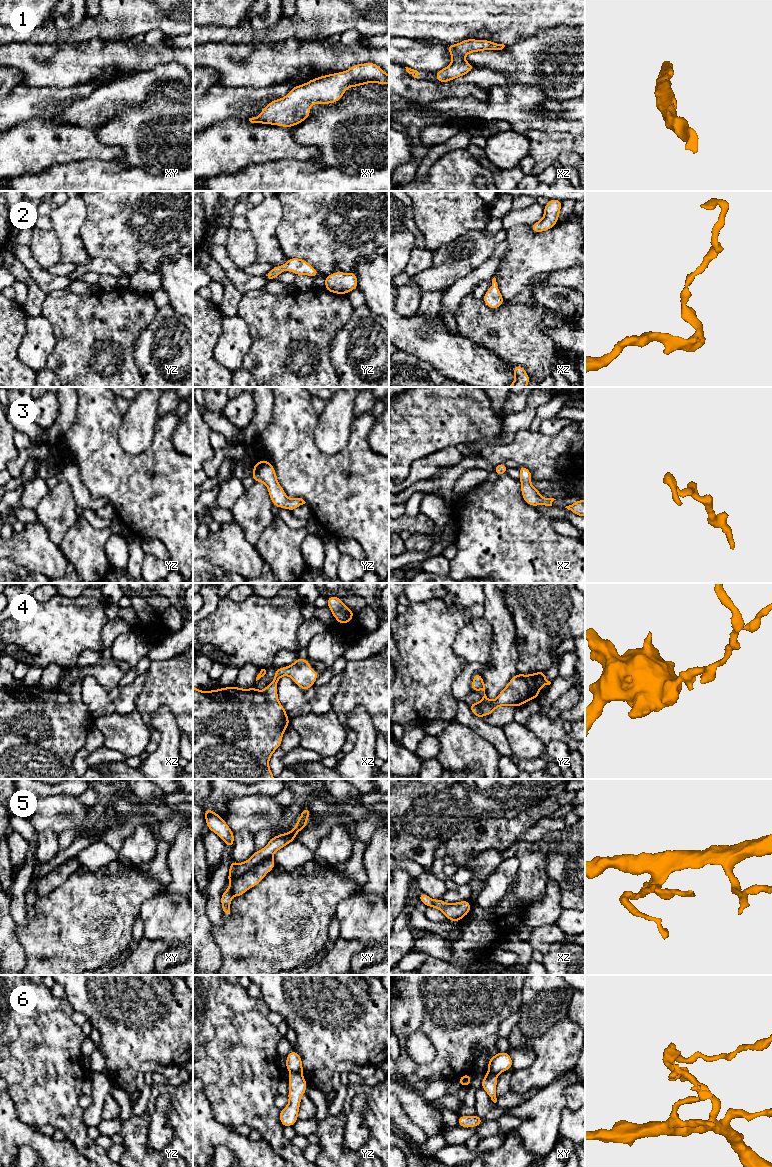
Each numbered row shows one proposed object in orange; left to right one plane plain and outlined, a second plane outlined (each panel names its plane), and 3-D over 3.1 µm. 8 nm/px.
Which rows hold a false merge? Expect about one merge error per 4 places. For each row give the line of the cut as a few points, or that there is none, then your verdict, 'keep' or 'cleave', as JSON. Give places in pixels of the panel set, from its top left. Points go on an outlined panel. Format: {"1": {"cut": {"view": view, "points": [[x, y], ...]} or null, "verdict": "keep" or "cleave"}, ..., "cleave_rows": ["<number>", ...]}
{"1": {"cut": null, "verdict": "keep"}, "2": {"cut": null, "verdict": "keep"}, "3": {"cut": null, "verdict": "keep"}, "4": {"cut": null, "verdict": "keep"}, "5": {"cut": null, "verdict": "keep"}, "6": {"cut": {"view": "yz", "points": [[292, 1071], [301, 1073]]}, "verdict": "cleave"}, "cleave_rows": ["6"]}

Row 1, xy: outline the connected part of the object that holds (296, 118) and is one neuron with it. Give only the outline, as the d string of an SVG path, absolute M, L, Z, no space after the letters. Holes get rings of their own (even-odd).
M375 63L353 65L350 69L314 78L293 87L281 99L271 101L251 123L294 127L310 117L312 104L338 102L349 87L368 83L389 84L389 75Z

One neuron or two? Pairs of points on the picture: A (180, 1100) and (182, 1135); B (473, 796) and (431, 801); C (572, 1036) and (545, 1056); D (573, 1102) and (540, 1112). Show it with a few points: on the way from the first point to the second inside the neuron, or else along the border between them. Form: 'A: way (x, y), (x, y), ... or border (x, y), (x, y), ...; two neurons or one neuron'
A: way (182, 1109), (182, 1126); one neuron
B: way (463, 796), (441, 796); one neuron
C: way (565, 1042), (552, 1055); one neuron
D: border (574, 1083), (565, 1091), (565, 1106); two neurons

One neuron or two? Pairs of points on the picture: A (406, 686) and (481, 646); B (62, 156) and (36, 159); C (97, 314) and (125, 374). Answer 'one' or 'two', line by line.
A: two
B: one
C: one

